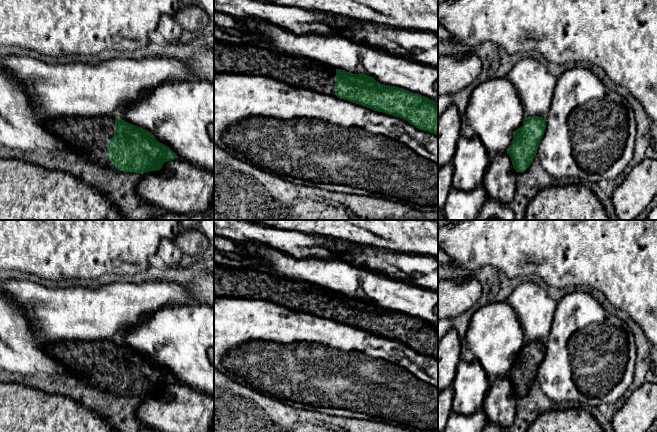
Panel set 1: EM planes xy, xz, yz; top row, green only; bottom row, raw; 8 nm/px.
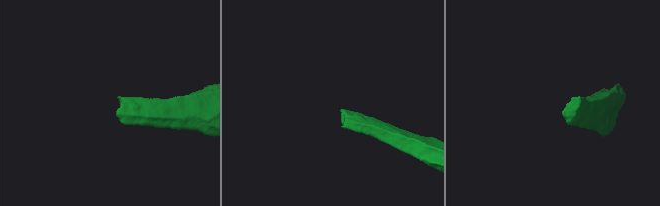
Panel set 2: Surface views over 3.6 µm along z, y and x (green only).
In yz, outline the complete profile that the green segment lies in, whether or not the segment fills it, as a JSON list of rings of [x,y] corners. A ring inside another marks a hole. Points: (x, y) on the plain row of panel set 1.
[[[525,341],[523,350],[513,356],[513,364],[507,377],[516,396],[525,395],[537,380],[537,373],[546,353],[546,343]]]

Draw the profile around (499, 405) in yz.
[[[507,376],[492,379],[482,405],[488,423],[509,428],[515,418],[516,397]]]

